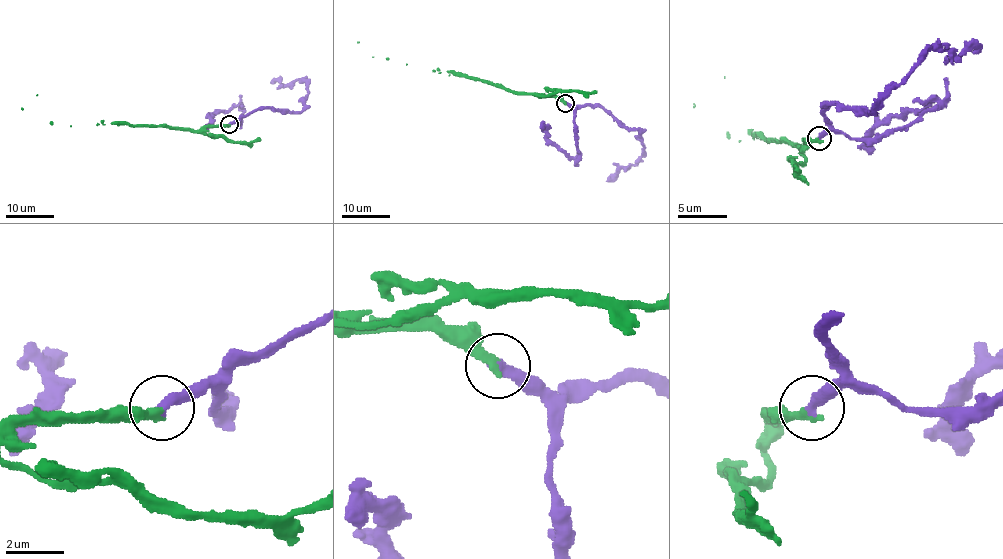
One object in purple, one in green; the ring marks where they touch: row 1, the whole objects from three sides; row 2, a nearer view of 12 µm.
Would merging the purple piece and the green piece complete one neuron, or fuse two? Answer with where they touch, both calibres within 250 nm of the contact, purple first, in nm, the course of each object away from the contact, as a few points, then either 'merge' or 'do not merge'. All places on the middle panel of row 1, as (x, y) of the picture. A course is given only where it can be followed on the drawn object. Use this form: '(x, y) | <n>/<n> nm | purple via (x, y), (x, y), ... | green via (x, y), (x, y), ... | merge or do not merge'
(565, 103) | 360/320 nm | purple via (565, 103), (574, 106), (602, 106), (623, 124), (640, 133), (643, 154), (634, 165), (620, 167), (606, 180) | green via (565, 103), (554, 97), (510, 92), (451, 72), (406, 65), (386, 59), (357, 42) | merge

